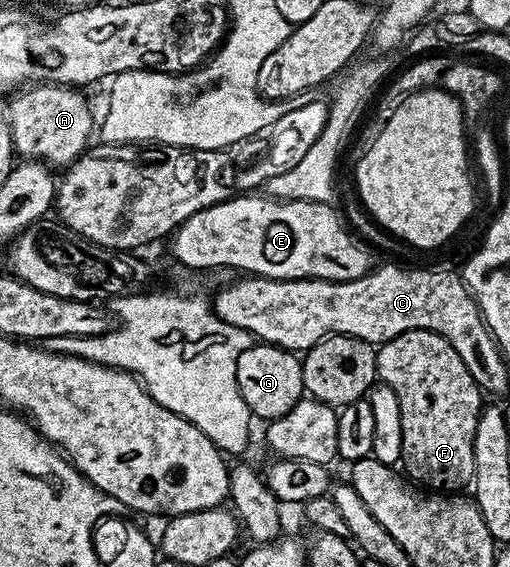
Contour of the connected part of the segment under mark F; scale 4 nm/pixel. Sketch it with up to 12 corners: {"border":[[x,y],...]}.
{"border":[[409,330],[376,353],[400,400],[401,469],[474,476],[484,392],[456,348]]}

